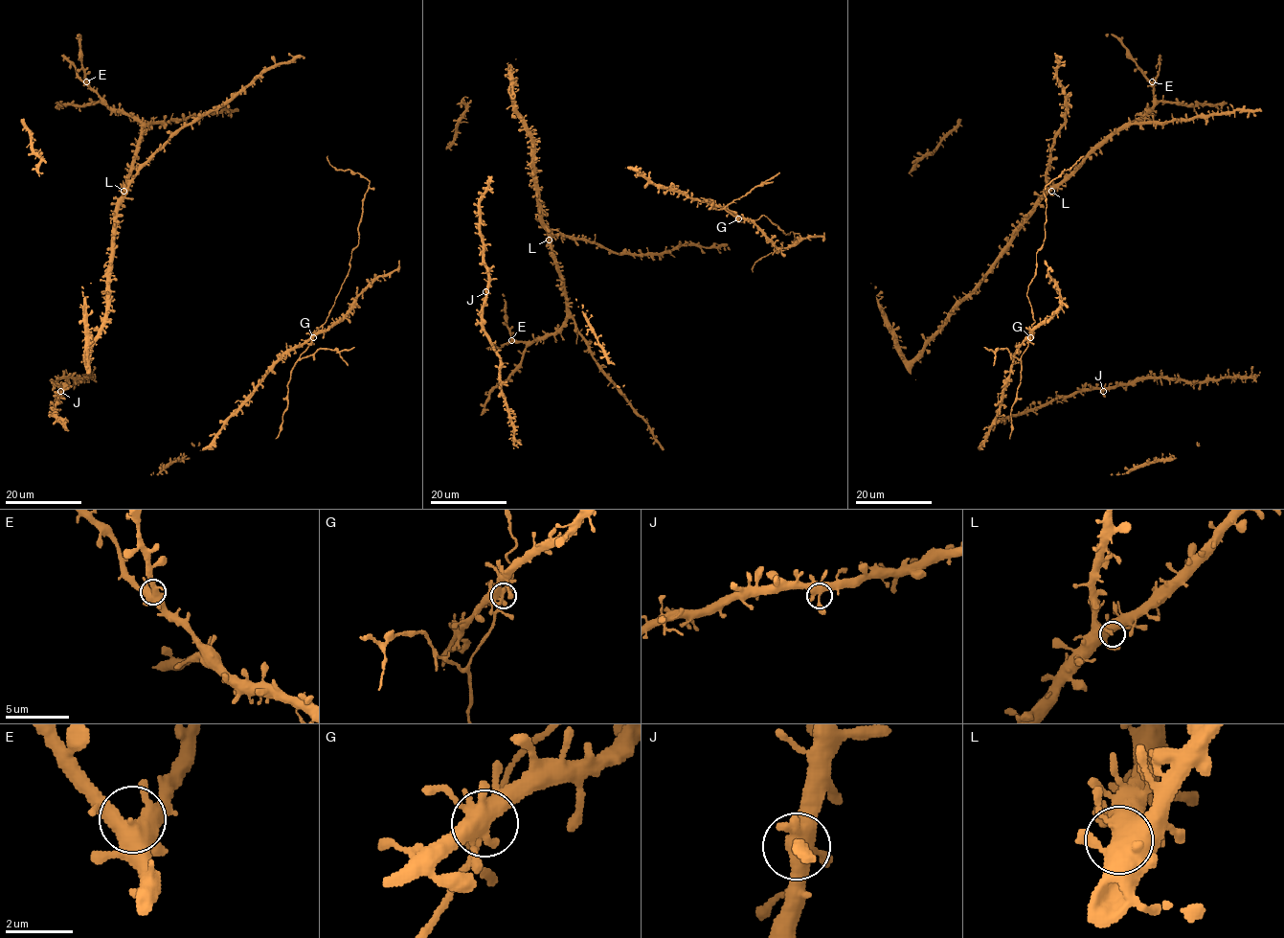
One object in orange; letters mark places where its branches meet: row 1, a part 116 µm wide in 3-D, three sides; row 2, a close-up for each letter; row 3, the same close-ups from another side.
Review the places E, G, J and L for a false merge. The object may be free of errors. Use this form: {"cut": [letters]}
{"cut": []}

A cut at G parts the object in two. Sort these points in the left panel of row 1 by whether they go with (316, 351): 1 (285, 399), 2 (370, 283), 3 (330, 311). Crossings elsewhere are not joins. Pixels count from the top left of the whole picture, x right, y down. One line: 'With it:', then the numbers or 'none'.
With it: 1, 3

